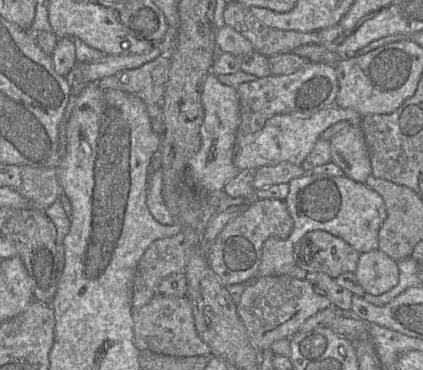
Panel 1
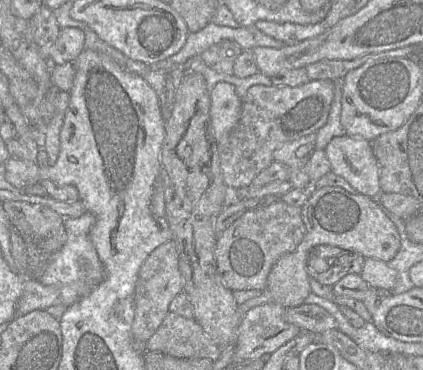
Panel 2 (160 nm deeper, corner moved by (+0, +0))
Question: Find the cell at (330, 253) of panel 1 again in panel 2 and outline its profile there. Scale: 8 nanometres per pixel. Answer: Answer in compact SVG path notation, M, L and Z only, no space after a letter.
M326 244L317 245L308 254L307 271L321 284L333 287L348 274L361 274L365 259L358 252Z

